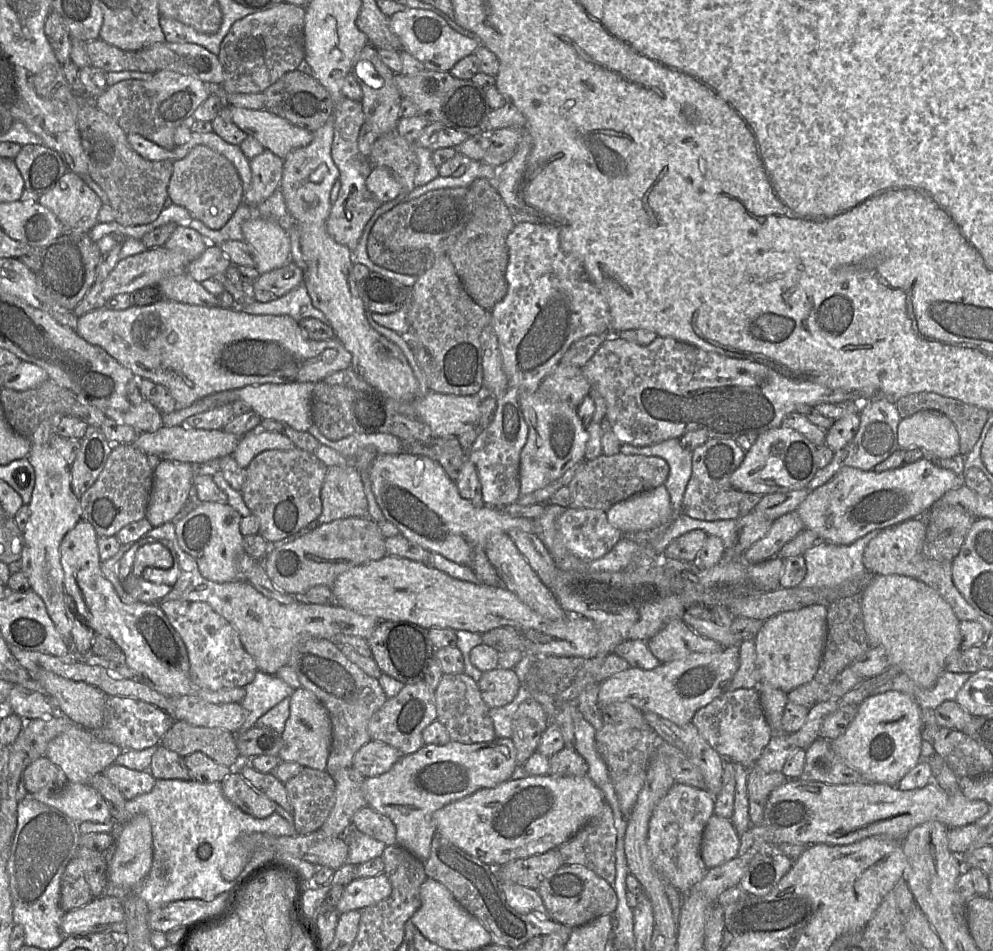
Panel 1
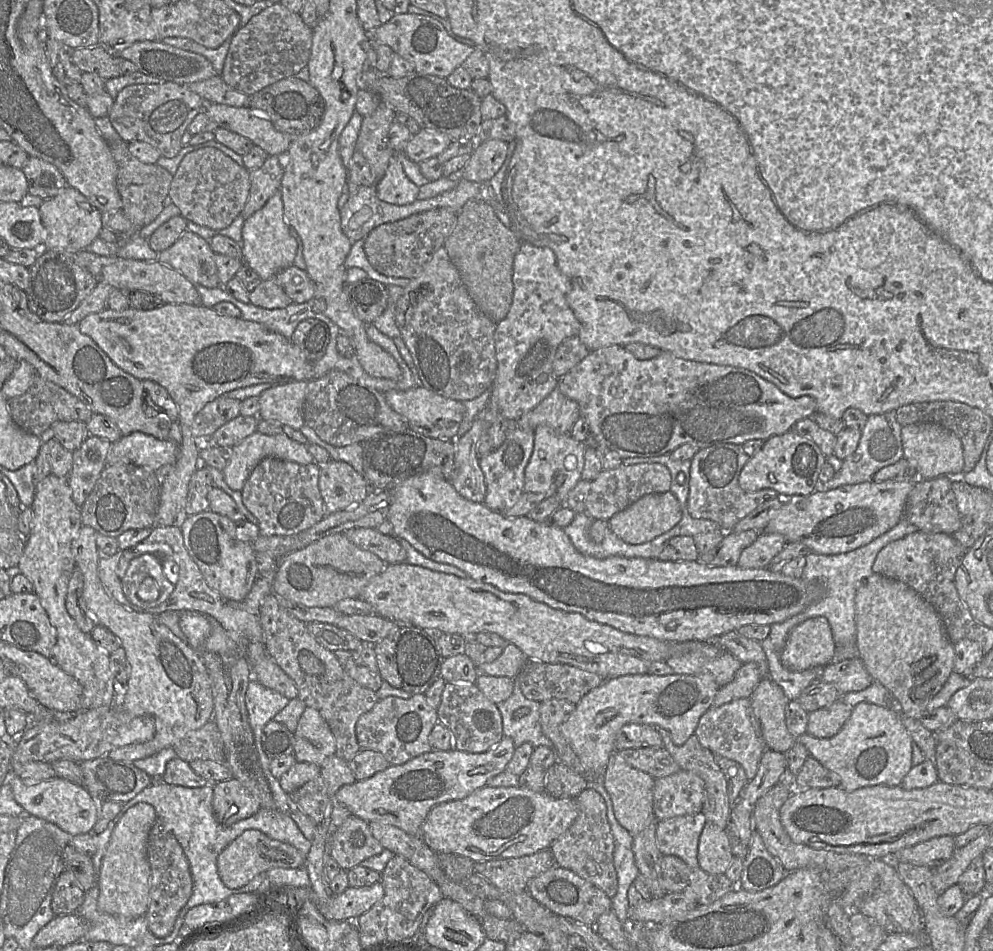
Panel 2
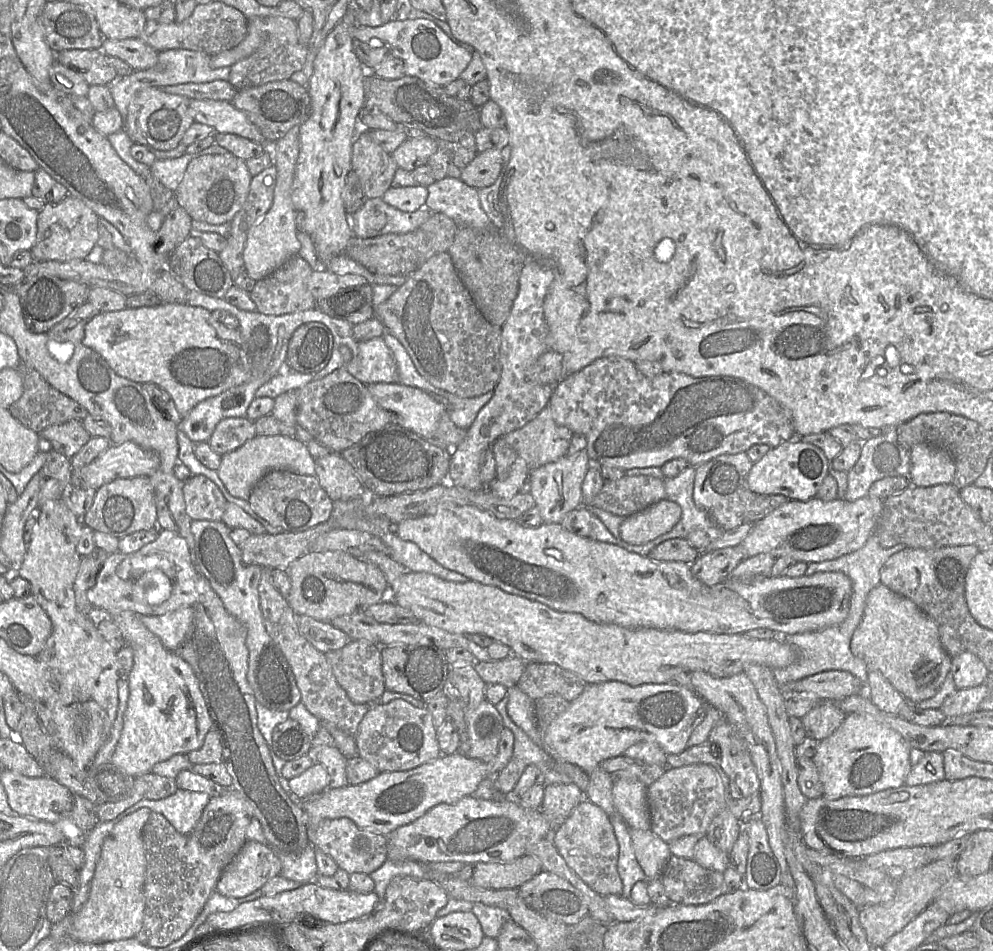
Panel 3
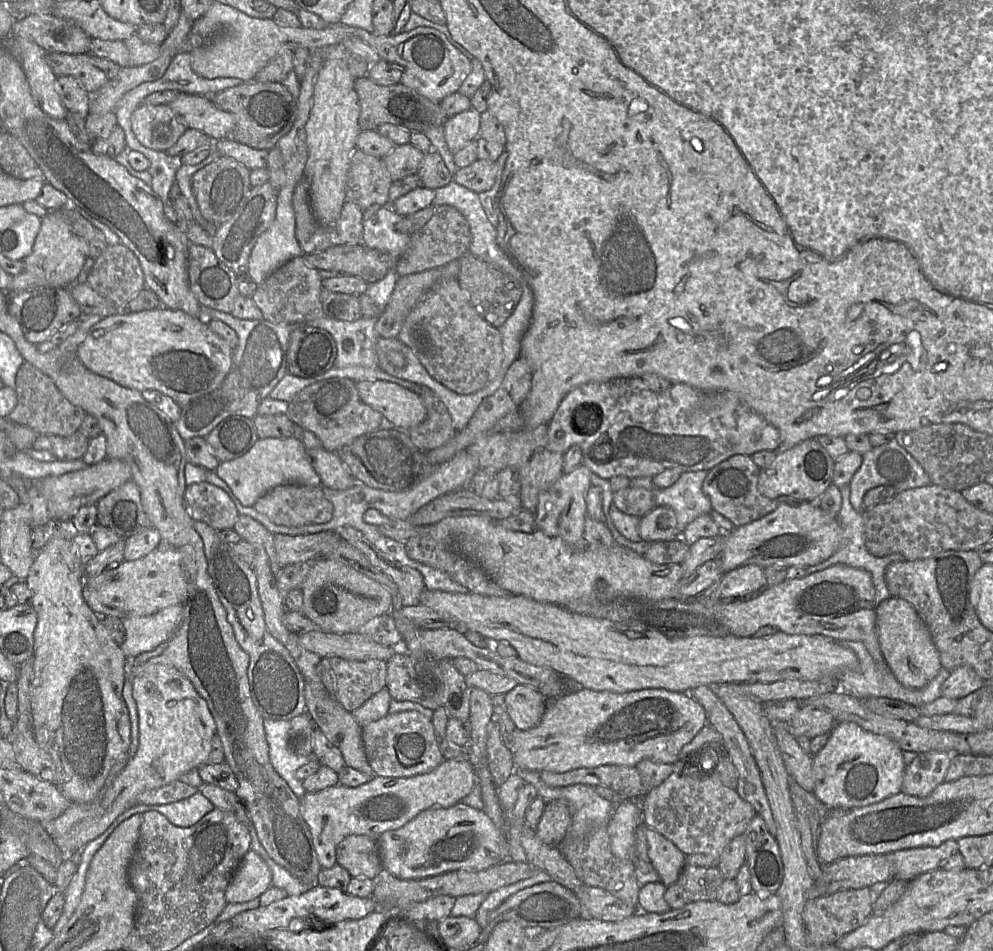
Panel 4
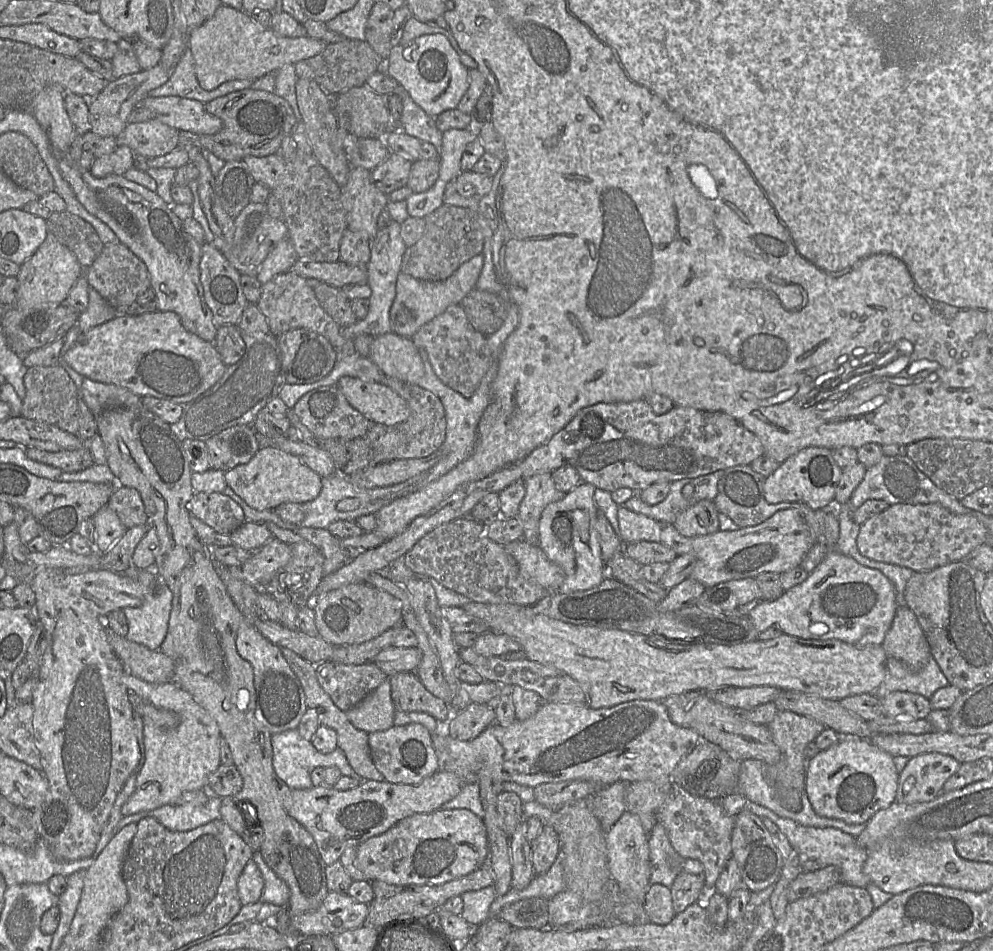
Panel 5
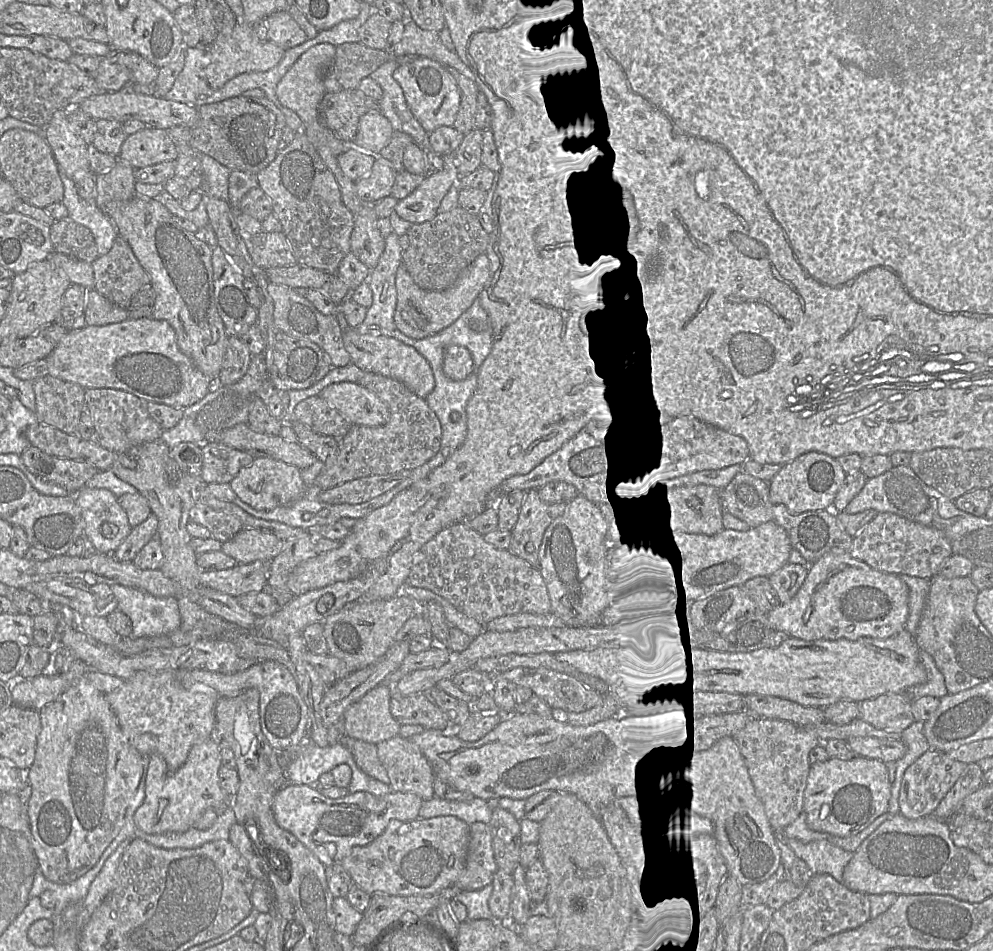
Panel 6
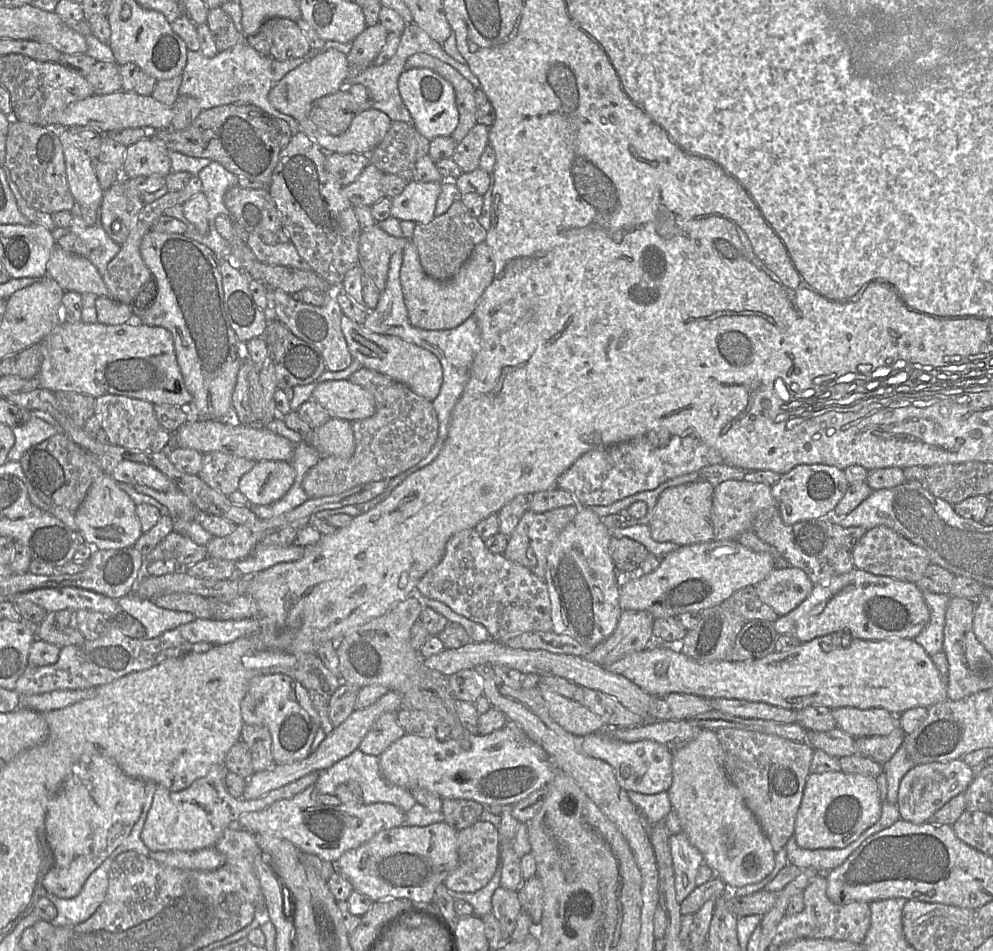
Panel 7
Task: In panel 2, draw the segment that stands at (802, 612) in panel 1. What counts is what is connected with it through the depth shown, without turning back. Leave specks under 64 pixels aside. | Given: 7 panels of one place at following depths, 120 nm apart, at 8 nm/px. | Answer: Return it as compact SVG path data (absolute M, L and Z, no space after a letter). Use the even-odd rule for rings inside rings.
M823 616L806 619L790 632L780 653L782 664L803 671L831 663L835 643L828 620Z

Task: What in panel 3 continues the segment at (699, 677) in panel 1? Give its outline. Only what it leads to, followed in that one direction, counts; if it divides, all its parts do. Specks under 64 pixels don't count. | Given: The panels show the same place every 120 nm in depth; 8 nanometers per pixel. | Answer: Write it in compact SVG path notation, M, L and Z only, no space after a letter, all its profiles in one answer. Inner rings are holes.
M608 681L602 683L594 683L594 684L587 684L583 692L573 701L570 702L569 707L561 713L558 717L556 717L548 726L546 733L545 733L545 742L549 745L557 755L570 764L576 765L580 767L589 778L589 784L585 791L585 797L595 803L596 805L600 806L608 816L615 814L618 817L619 814L617 813L614 803L613 803L613 796L612 796L612 787L614 779L611 775L606 772L601 764L610 758L614 758L616 756L624 755L625 751L632 745L638 742L653 742L659 745L667 754L680 754L688 747L688 740L695 729L695 727L703 720L708 710L708 706L712 706L708 704L703 698L701 698L694 689L676 684L674 682L669 683L646 683L639 686L631 686L623 682L619 681Z

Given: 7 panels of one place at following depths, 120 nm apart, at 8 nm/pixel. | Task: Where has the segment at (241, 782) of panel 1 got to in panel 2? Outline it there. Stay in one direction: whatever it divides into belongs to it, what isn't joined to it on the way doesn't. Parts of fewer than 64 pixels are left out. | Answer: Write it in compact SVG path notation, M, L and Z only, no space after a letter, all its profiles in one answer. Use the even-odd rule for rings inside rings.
M234 777L213 786L213 812L223 826L249 818L261 809L250 792Z

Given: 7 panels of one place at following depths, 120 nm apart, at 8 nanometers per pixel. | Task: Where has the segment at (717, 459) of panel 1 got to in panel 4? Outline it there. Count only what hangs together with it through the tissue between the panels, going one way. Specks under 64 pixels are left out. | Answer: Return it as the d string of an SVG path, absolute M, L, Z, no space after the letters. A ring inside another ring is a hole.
M735 454L708 470L708 473L702 484L702 490L709 497L712 509L729 519L735 525L735 527L743 526L754 520L762 518L763 516L773 512L781 504L798 506L804 502L809 502L788 496L779 496L774 499L765 497L758 490L757 485L759 473L760 468L754 463L750 456Z

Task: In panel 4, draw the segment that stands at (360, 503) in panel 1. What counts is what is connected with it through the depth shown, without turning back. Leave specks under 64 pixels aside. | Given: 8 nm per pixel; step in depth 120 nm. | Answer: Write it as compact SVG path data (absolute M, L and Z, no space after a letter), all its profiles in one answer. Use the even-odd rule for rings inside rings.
M321 447L306 449L306 456L320 476L323 487L346 490L355 485L355 478L336 452L329 452Z

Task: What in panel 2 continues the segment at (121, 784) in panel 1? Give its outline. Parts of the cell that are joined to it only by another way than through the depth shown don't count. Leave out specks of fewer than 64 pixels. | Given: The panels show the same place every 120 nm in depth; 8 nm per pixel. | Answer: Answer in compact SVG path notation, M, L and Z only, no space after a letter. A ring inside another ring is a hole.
M102 756L82 761L79 765L83 787L97 805L105 801L125 804L152 784L152 778L132 762Z

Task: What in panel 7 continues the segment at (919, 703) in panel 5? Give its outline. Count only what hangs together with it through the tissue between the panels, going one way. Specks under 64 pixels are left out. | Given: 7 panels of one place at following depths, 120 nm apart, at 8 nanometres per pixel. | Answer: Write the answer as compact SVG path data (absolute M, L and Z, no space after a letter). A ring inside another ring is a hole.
M836 708L832 715L836 727L854 738L886 736L900 726L899 716L884 708Z

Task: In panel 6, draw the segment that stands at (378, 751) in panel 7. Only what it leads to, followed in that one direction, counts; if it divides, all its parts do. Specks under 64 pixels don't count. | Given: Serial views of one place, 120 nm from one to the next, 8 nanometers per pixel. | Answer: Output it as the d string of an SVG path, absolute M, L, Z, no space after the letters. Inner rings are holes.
M383 682L350 705L342 718L345 736L378 744L399 735L401 724L390 709L392 694L393 686Z

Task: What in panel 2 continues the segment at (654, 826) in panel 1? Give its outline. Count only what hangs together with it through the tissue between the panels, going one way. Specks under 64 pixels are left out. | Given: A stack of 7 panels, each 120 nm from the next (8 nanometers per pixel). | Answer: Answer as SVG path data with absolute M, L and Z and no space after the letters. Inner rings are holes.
M702 811L658 821L656 837L659 851L664 856L674 855L681 858L690 867L700 867L699 840L706 821Z

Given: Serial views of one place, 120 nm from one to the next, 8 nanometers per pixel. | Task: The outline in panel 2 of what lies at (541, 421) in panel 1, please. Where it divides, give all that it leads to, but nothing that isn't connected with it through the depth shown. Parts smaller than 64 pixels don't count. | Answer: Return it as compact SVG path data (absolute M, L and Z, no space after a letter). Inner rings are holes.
M546 425L536 427L533 452L524 473L524 492L543 493L547 497L555 496L564 505L569 492L581 479L589 443L577 441L571 434L557 433Z

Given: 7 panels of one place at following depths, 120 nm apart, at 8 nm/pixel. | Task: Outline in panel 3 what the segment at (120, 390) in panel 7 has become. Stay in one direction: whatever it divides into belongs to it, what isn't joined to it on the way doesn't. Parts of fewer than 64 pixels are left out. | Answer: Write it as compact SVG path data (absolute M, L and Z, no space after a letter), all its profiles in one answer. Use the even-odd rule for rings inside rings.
M162 303L155 307L124 308L93 317L84 328L83 345L99 353L119 376L137 383L152 383L172 397L181 417L199 402L221 394L251 378L247 345L238 329L230 329L213 319L212 313L187 303Z

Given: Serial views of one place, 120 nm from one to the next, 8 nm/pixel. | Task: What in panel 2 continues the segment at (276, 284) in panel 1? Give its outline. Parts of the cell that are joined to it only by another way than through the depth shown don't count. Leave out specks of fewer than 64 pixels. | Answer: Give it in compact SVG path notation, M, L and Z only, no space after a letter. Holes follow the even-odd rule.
M294 265L277 273L275 279L294 303L310 301L314 296L314 282L305 270Z

